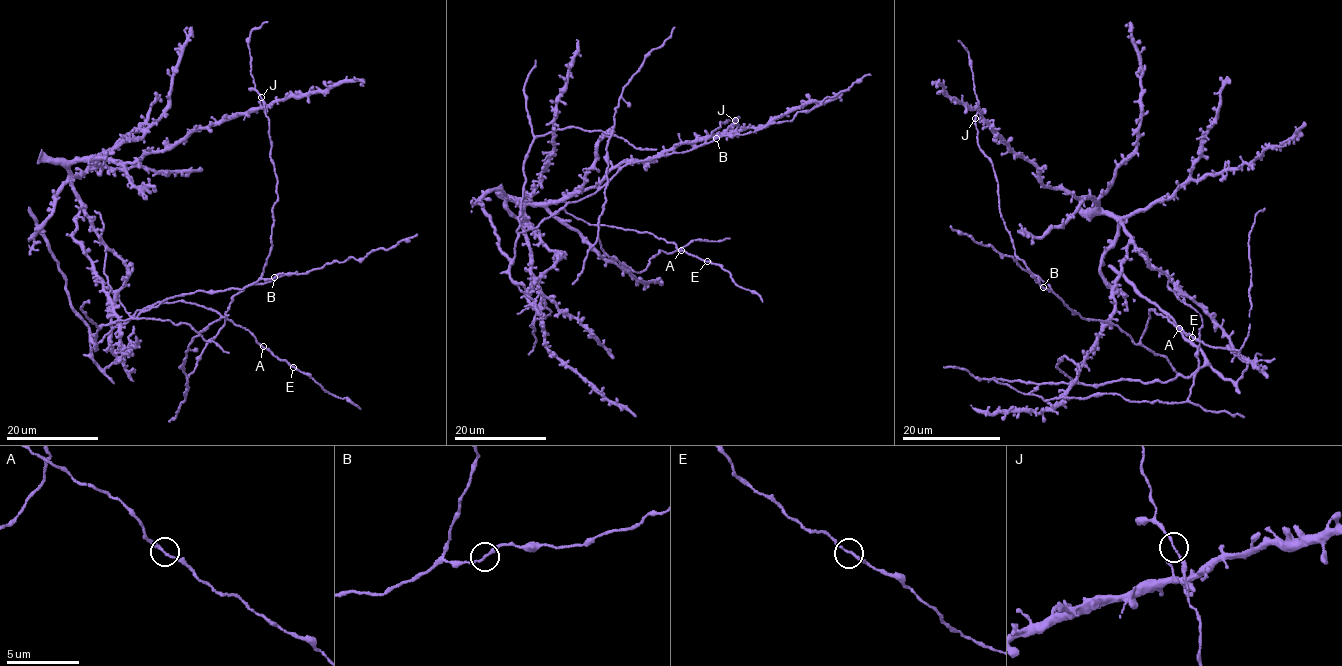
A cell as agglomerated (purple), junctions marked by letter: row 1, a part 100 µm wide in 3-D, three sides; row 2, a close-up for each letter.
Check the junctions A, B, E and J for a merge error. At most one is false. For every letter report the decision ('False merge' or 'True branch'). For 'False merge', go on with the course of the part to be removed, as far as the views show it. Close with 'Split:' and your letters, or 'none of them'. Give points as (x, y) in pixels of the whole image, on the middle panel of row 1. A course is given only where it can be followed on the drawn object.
A: True branch
B: True branch
E: True branch
J: True branch
Split: none of them

